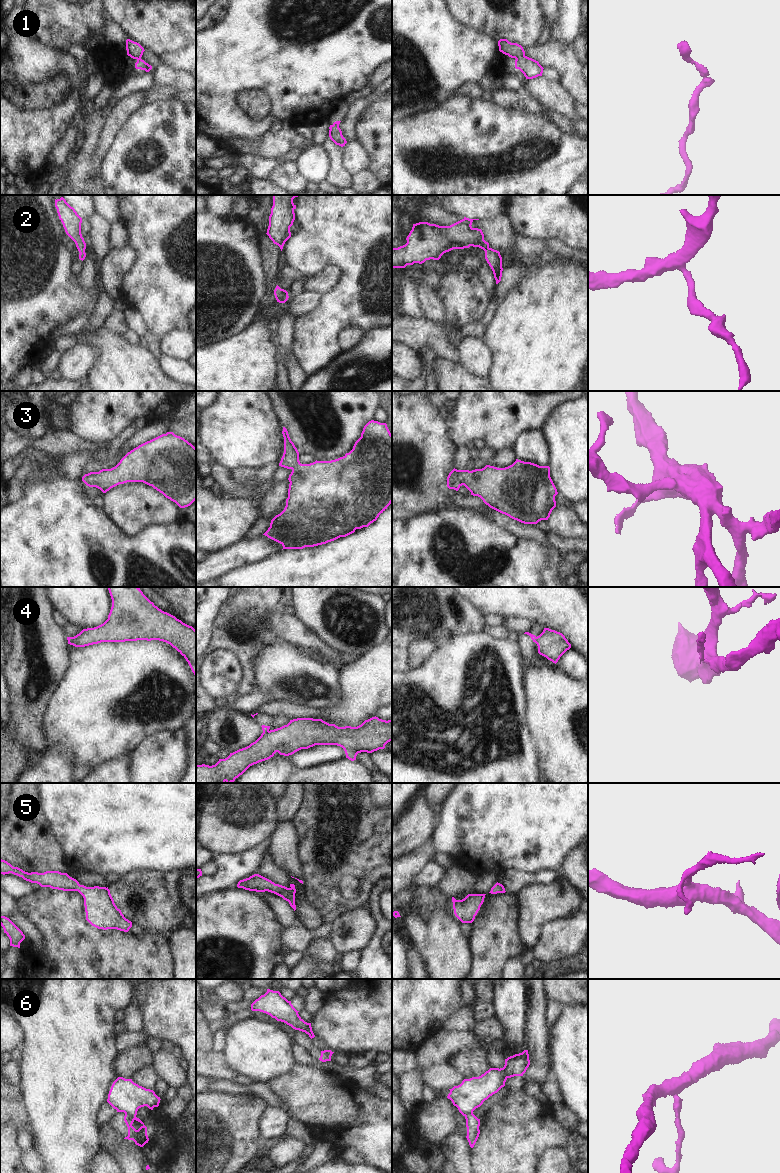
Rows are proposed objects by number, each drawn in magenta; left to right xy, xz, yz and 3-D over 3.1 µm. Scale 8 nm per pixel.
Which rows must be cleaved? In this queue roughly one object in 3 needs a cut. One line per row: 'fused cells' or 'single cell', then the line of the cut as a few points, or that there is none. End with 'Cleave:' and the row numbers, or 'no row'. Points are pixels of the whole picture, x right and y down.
1: single cell; cut none
2: single cell; cut none
3: single cell; cut none
4: fused cells; cut xy (68, 637), (72, 638)
5: single cell; cut none
6: fused cells; cut xy (125, 1113), (135, 1117)
Cleave: 4, 6

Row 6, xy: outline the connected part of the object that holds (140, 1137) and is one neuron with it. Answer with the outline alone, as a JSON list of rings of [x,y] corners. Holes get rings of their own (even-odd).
[[[125,1114],[124,1121],[128,1127],[128,1136],[124,1139],[133,1140],[140,1147],[148,1143],[147,1127],[139,1118]]]

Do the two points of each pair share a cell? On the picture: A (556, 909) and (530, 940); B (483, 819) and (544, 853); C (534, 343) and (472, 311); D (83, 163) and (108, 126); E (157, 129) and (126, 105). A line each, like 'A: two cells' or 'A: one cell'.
A: one cell
B: one cell
C: two cells
D: two cells
E: two cells

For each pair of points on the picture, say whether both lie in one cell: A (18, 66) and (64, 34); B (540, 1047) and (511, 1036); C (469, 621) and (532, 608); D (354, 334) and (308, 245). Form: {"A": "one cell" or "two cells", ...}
{"A": "two cells", "B": "two cells", "C": "two cells", "D": "two cells"}

